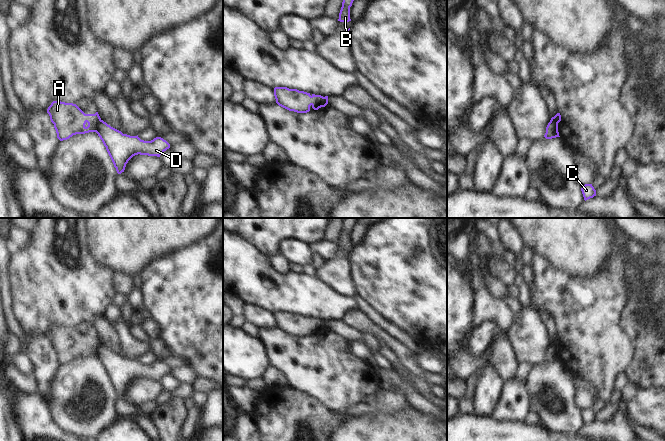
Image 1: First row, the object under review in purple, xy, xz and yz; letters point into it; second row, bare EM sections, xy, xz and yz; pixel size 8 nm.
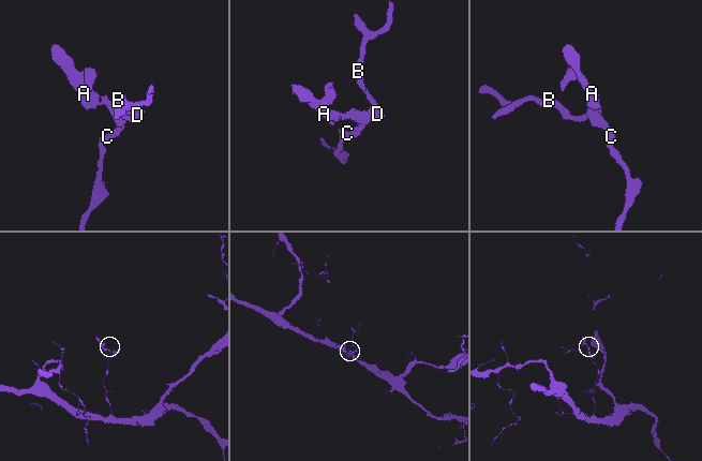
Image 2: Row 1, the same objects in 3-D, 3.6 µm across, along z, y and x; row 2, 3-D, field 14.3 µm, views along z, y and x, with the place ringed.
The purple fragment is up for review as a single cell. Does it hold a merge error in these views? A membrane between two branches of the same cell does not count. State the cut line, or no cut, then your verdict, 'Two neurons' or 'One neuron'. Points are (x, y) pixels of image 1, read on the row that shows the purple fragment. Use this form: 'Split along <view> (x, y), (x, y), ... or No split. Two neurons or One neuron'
Split along xy (100, 119), (95, 131). Two neurons.

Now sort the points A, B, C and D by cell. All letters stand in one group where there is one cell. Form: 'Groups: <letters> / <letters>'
Groups: A / B C D.

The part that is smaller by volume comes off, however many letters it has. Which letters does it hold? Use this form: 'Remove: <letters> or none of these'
Remove: A.

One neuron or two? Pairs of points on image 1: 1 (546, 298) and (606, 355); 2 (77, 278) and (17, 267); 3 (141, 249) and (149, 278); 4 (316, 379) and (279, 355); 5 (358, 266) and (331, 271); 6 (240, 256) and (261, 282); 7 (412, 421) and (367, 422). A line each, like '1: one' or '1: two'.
1: one
2: one
3: two
4: one
5: two
6: one
7: one

